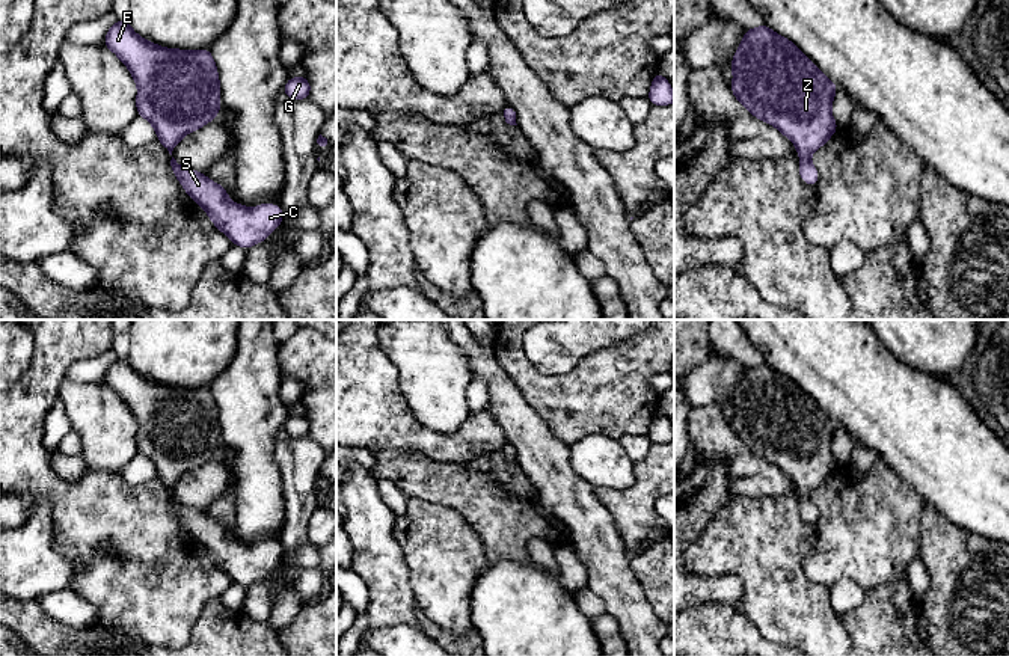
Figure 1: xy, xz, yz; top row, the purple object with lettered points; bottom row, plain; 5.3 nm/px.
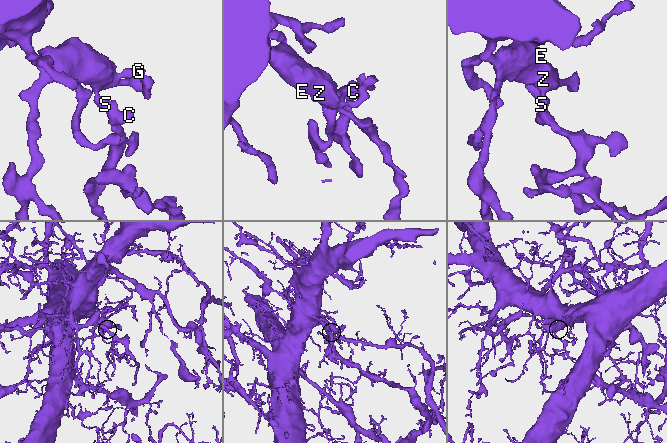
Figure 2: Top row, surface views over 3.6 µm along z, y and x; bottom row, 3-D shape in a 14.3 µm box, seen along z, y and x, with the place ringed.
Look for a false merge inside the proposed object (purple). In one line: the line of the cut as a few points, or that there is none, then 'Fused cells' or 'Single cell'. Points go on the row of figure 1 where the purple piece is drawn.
No split. Single cell

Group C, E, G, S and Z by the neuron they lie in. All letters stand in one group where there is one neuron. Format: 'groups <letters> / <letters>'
groups C E G S Z

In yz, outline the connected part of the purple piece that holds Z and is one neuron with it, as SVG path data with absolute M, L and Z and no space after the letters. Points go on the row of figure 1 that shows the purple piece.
M765 23L747 29L730 68L736 100L792 140L799 154L801 179L816 185L819 172L810 157L839 128L831 113L839 86Z

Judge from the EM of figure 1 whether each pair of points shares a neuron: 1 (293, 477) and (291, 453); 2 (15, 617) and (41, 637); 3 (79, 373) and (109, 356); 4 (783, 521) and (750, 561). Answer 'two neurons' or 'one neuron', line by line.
1: one neuron
2: one neuron
3: one neuron
4: one neuron

